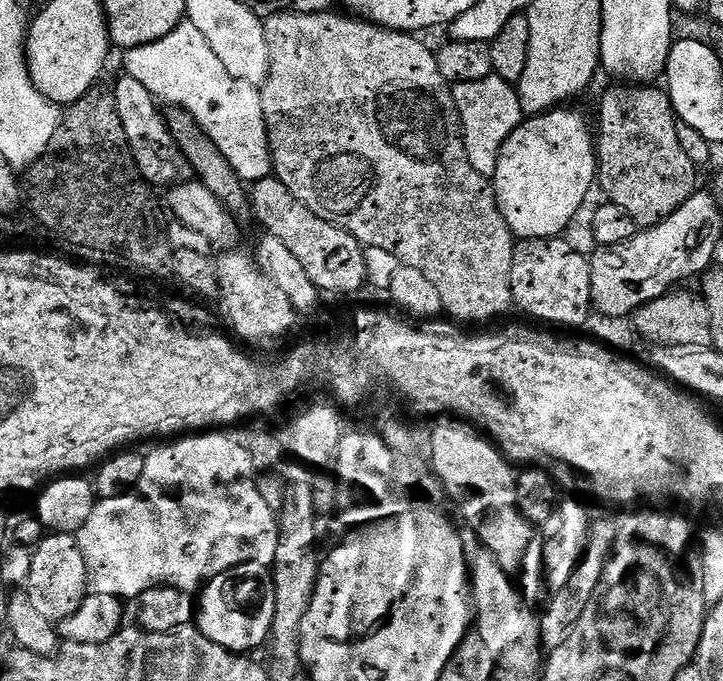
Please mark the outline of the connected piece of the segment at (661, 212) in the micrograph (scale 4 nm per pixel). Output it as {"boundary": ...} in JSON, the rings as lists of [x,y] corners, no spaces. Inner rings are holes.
{"boundary":[[[616,82],[611,86],[613,88],[606,89],[600,100],[600,129],[597,127],[594,132],[598,188],[604,191],[603,199],[607,203],[622,206],[622,210],[634,218],[637,229],[652,228],[670,218],[670,214],[697,191],[698,168],[686,158],[686,150],[682,150],[682,142],[678,142],[678,121],[667,91],[660,89],[659,92],[656,86],[627,82]]]}

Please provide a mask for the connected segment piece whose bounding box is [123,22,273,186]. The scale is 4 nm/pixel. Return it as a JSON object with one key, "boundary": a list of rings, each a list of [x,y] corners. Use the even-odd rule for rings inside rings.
{"boundary":[[[181,22],[177,28],[170,30],[170,34],[166,34],[166,38],[127,49],[123,56],[123,71],[138,78],[138,82],[142,82],[142,86],[146,86],[157,101],[190,113],[245,185],[251,186],[273,175],[268,127],[262,114],[259,87],[234,79],[226,66],[218,62],[218,54],[210,50],[210,42],[206,42],[198,26]]]}

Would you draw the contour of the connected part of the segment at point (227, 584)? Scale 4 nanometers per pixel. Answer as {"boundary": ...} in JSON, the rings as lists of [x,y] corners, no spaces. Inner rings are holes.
{"boundary":[[[239,564],[204,585],[198,596],[198,627],[210,642],[218,642],[218,646],[226,646],[226,650],[255,653],[255,648],[269,643],[275,601],[269,565]]]}

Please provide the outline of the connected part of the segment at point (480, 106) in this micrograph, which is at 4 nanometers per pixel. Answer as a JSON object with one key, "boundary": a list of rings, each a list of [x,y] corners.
{"boundary":[[[493,74],[478,82],[462,82],[455,85],[452,96],[458,106],[460,128],[464,132],[464,145],[470,158],[470,166],[474,166],[478,174],[489,178],[495,177],[498,154],[506,138],[514,134],[514,130],[526,116],[520,105],[519,91],[510,82]]]}

